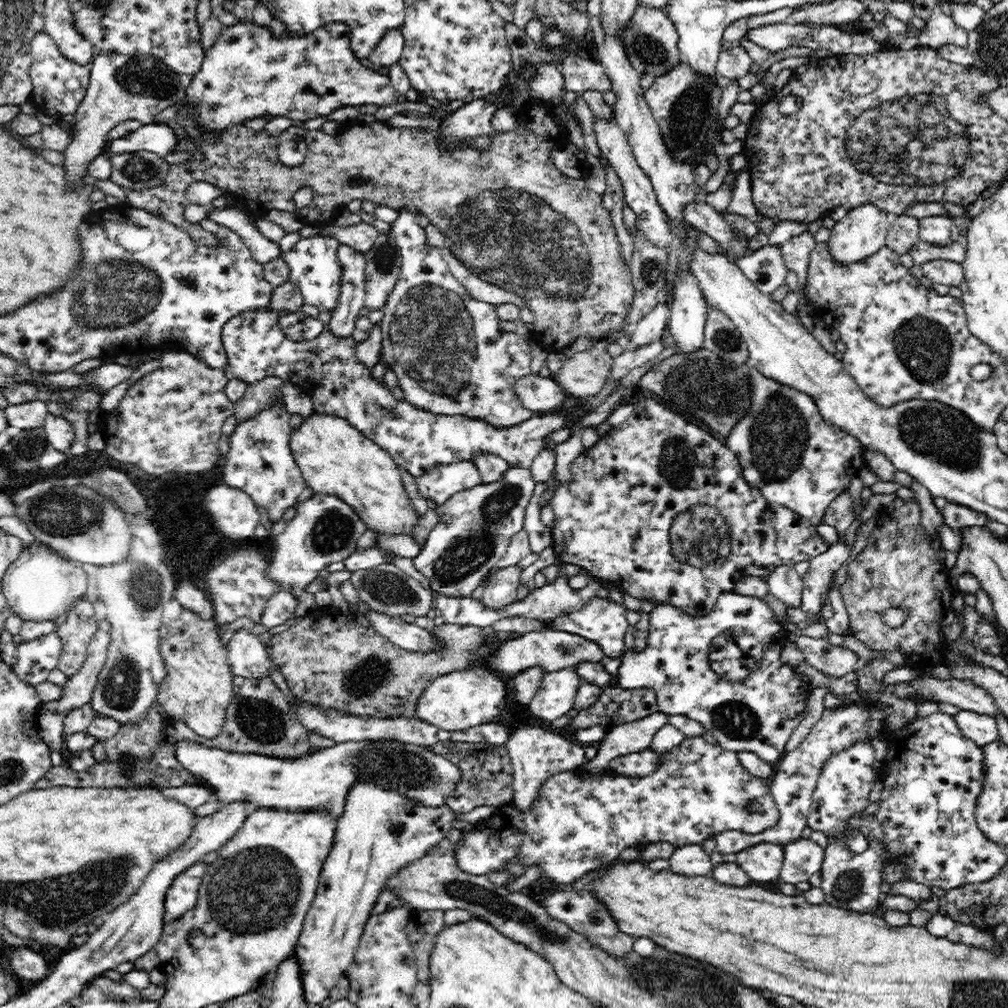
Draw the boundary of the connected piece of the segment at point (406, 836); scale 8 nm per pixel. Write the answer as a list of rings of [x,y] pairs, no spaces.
[[[356,784],[348,794],[346,814],[336,820],[336,832],[329,850],[329,856],[322,870],[320,884],[313,904],[305,916],[301,936],[298,937],[293,956],[300,965],[300,980],[304,989],[304,1000],[308,1004],[320,1004],[329,996],[329,992],[338,984],[340,977],[345,976],[357,952],[368,917],[371,915],[377,898],[385,887],[387,879],[400,867],[407,866],[412,859],[426,854],[432,846],[441,840],[454,838],[452,822],[456,813],[450,808],[426,808],[422,804],[411,804],[406,797],[398,796],[390,789],[379,788],[376,784]]]

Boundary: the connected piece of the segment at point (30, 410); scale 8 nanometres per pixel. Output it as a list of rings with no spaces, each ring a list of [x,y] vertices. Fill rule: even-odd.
[[[36,398],[33,401],[23,402],[22,404],[8,405],[4,412],[7,424],[21,428],[23,431],[42,427],[49,413],[46,402]]]

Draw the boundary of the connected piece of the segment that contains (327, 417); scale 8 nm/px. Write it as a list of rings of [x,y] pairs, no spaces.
[[[324,411],[312,414],[300,430],[292,433],[292,454],[296,464],[302,471],[303,479],[314,493],[324,493],[340,495],[346,503],[356,510],[357,514],[364,519],[365,525],[372,532],[377,534],[388,534],[388,536],[398,536],[398,534],[410,534],[410,530],[416,524],[419,515],[410,506],[410,498],[404,485],[400,470],[389,452],[386,452],[378,443],[370,440],[361,433],[357,427],[346,418],[340,415],[324,413]]]

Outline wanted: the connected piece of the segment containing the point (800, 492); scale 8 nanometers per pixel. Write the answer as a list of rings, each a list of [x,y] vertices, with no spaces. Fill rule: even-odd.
[[[757,365],[746,366],[751,390],[750,410],[734,424],[724,441],[730,450],[737,453],[744,467],[745,481],[758,487],[770,504],[793,510],[810,524],[818,526],[824,523],[830,504],[848,490],[850,480],[859,476],[860,470],[866,466],[866,448],[861,445],[860,439],[854,438],[848,431],[829,424],[812,395],[762,374]]]

